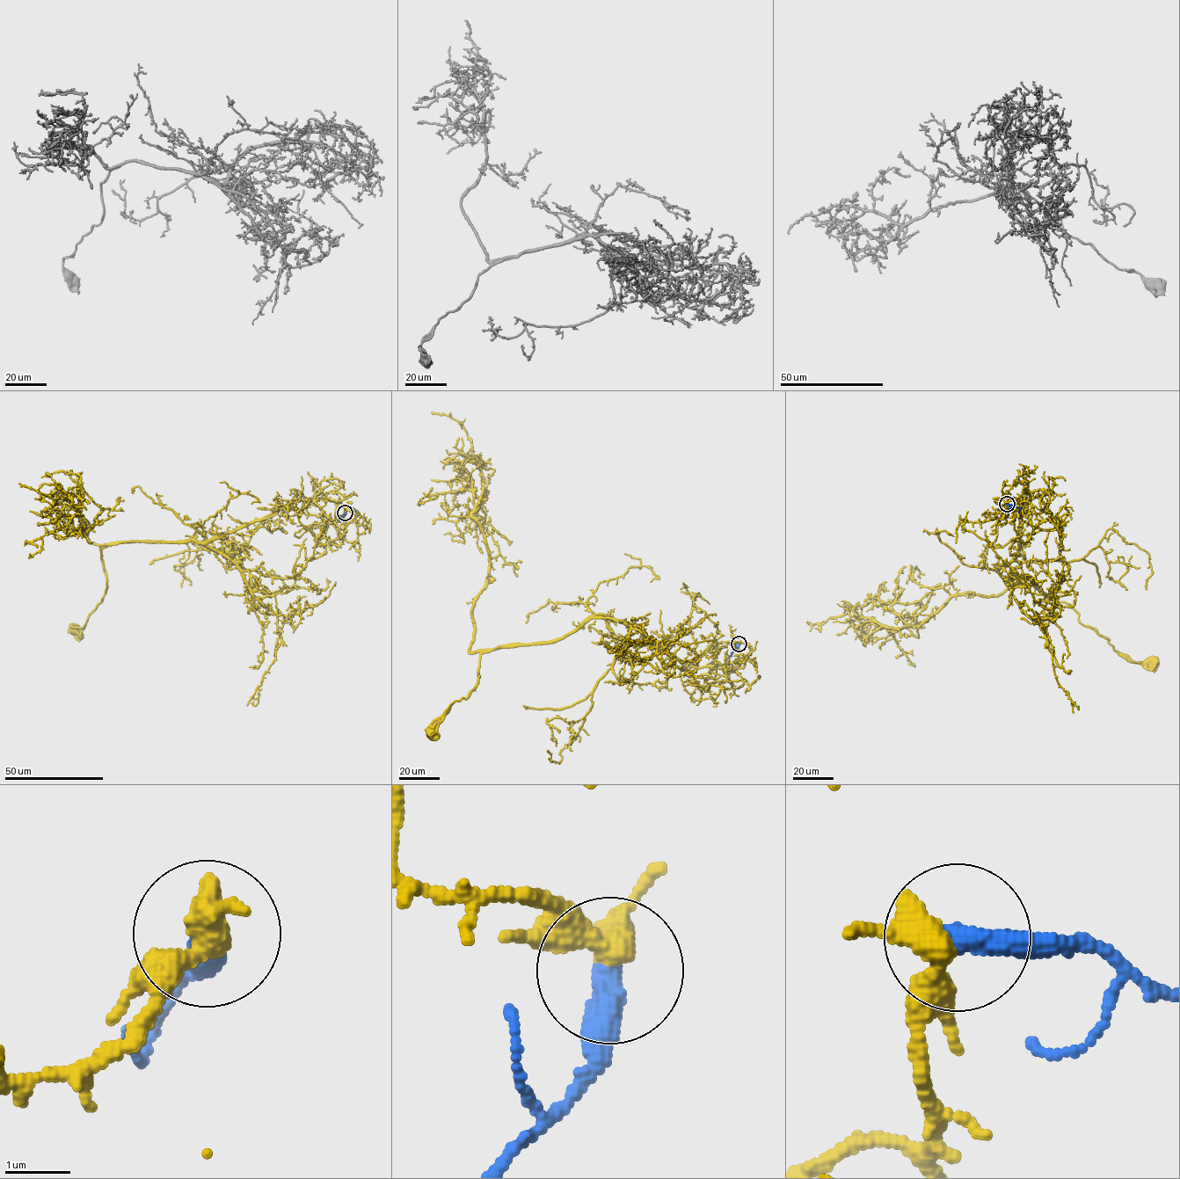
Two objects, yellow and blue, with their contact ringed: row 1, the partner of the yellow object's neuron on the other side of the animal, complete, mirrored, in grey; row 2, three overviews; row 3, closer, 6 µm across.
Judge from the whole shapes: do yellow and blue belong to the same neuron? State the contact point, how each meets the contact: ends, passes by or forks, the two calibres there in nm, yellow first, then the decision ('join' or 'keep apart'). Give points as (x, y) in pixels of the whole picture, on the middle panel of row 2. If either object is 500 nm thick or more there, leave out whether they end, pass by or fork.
at (739, 644); yellow passes by; blue ends there; 420 nm thick on the yellow side, 420 nm on the other; join

